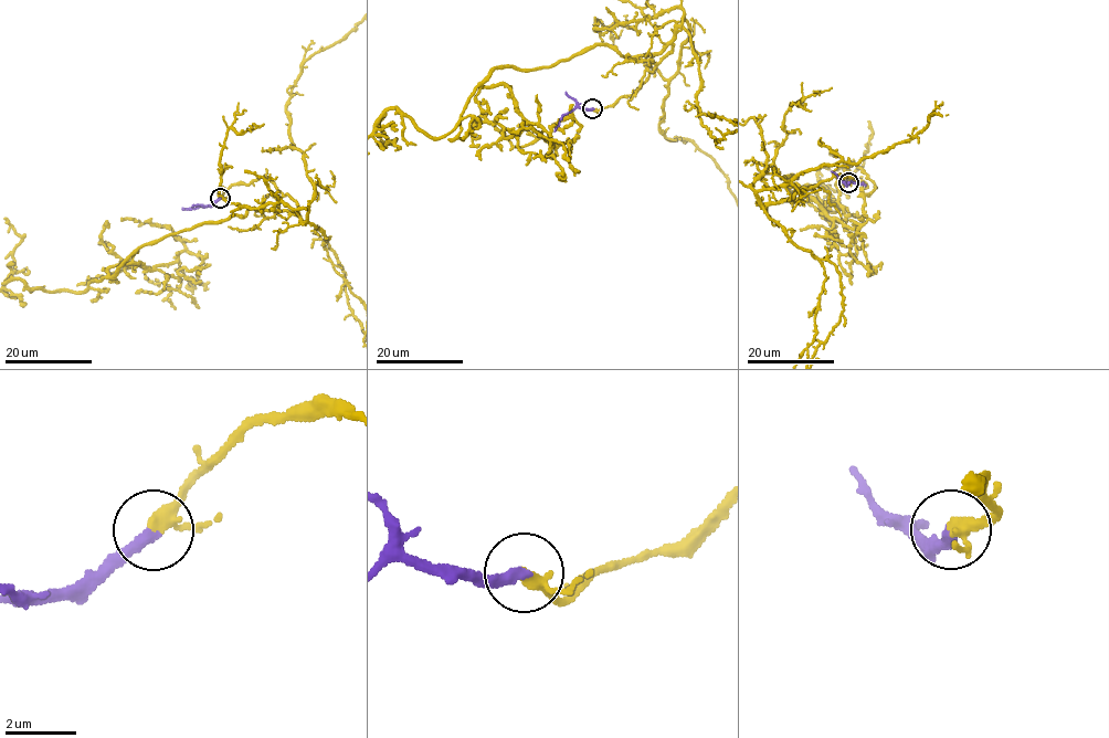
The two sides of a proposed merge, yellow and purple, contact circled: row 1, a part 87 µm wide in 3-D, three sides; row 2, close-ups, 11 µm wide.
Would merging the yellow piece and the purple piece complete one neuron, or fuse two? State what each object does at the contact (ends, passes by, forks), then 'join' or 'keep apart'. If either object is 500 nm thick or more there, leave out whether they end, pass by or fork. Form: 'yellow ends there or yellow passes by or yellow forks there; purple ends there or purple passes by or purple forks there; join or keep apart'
yellow passes by; purple ends there; join

